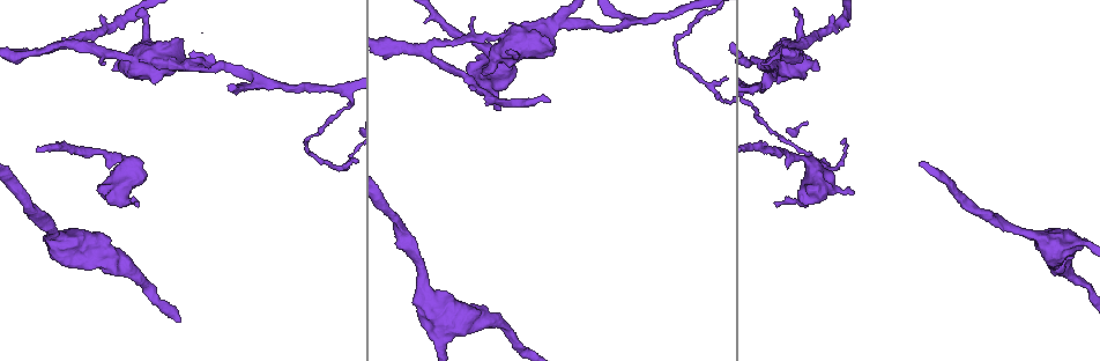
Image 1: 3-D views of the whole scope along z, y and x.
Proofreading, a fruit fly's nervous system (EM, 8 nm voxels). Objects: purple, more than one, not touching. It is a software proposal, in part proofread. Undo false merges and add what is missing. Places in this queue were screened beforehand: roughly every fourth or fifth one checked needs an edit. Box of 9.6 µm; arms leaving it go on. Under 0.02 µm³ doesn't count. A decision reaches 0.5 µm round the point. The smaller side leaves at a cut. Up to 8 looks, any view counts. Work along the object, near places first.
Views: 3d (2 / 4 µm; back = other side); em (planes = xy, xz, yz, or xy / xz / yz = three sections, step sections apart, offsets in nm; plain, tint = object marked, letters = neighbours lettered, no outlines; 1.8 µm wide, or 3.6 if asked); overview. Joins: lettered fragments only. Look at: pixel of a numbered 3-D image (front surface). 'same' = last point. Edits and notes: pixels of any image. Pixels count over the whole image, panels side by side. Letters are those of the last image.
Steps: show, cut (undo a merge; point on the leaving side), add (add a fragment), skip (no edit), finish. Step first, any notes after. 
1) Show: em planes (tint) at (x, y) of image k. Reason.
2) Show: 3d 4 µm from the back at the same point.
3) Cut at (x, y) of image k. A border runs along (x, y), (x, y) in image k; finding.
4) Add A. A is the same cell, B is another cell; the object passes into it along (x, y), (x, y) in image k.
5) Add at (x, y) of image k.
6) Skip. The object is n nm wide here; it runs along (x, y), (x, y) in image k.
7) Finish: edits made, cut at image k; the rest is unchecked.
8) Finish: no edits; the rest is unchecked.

Show: em yz step 16 (letters) at (506, 30) of image 1. Free end.

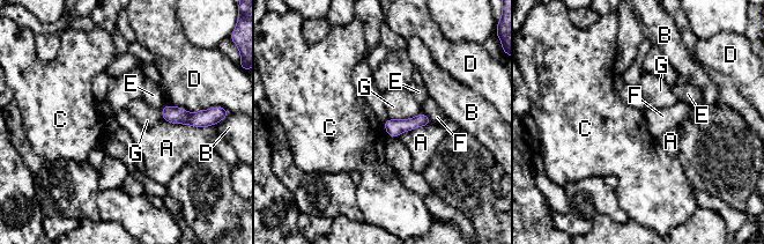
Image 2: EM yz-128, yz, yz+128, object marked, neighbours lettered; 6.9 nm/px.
Skip. The longest contact is with A, 280 nm; A, B, C, D, E, F and G are other cells; a border runs along (383, 123), (388, 137) in image 2; none of them fits.

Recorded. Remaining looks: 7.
Show: 3d 4 µm at (853, 192) of image 1. Free end.

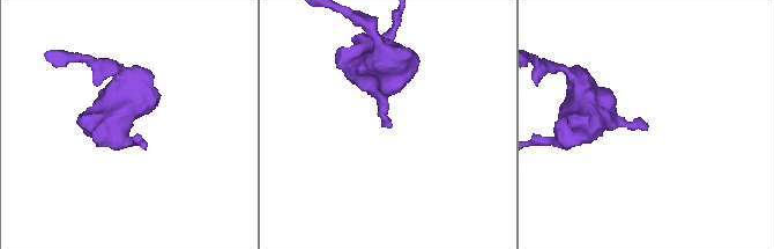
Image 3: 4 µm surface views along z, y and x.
Show: em xy step 4 (tint) at (132, 125) of image 3. Shape alone is not enough.

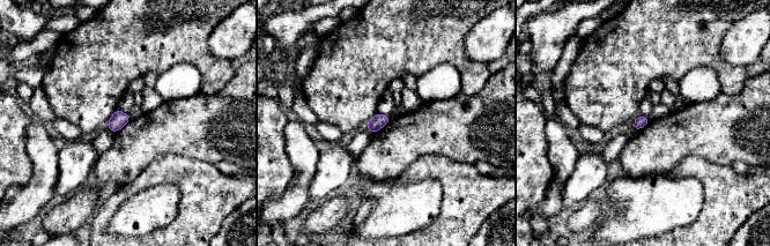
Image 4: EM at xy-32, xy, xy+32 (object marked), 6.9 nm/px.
Show: em xz step 4 (letters) at the same point. Cut it another way.

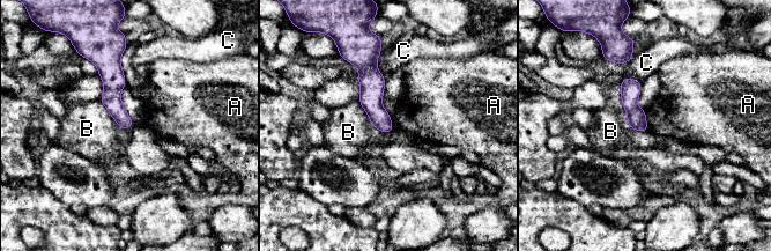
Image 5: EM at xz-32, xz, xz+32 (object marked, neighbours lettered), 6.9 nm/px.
Skip. A, B and C are other cells; a border runs along (644, 109), (649, 131) in image 5; no lettered fragment goes on from it.

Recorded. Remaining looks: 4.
Show: 3d 2 µm at (555, 23) of image 1. Thin arm on a thick one.

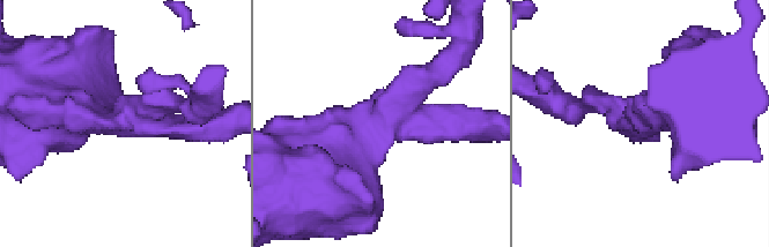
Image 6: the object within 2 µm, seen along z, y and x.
Show: em planes (letters) at (386, 124) of image 6. 3 arms meet here; the arms are 180, 200, 700 nm wide; need the tissue.

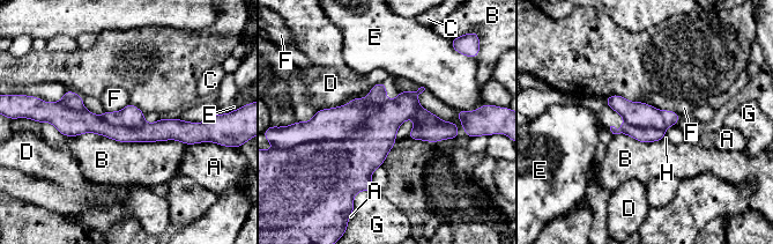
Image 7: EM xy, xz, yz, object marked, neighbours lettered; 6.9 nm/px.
Cut at (328, 124) of image 7. The object is 240 nm wide here; the longest contact is with B, 950 nm; A, B, C, D, E, F, G and H are other cells; a second cell is stuck on.

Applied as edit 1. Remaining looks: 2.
Finish: edits made, cut at image 7; the rest is unchecked.

